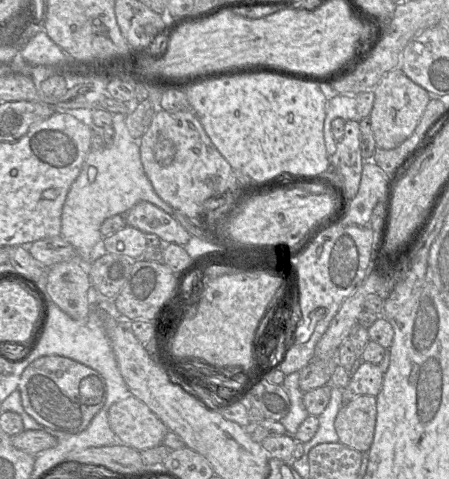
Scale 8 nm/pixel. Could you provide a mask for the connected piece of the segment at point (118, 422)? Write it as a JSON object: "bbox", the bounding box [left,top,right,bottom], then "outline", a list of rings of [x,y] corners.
{"bbox":[108,395,169,451],"outline":[[[132,395],[110,407],[108,422],[118,442],[138,451],[158,446],[169,431],[145,403]]]}

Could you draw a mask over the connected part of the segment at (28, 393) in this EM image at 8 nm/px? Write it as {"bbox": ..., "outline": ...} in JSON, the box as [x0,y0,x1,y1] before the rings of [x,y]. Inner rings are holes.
{"bbox":[18,355,107,432],"outline":[[[49,355],[33,361],[22,373],[18,390],[24,410],[38,423],[61,432],[84,431],[104,406],[107,386],[93,368],[64,356]]]}

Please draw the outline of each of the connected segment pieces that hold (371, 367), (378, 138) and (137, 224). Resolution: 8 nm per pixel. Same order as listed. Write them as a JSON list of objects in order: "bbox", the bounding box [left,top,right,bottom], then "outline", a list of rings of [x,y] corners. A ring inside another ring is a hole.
[{"bbox":[342,361,383,404],"outline":[[[362,361],[357,370],[352,374],[349,384],[342,390],[344,404],[360,395],[376,397],[382,388],[383,375],[379,365]]]},{"bbox":[369,68,431,149],"outline":[[[400,68],[388,72],[374,88],[375,100],[369,115],[376,149],[398,147],[415,131],[431,99],[431,95],[410,80]]]},{"bbox":[125,201,191,246],"outline":[[[140,201],[125,214],[126,225],[132,226],[145,234],[155,234],[161,240],[184,246],[191,235],[171,215],[157,206]]]}]

